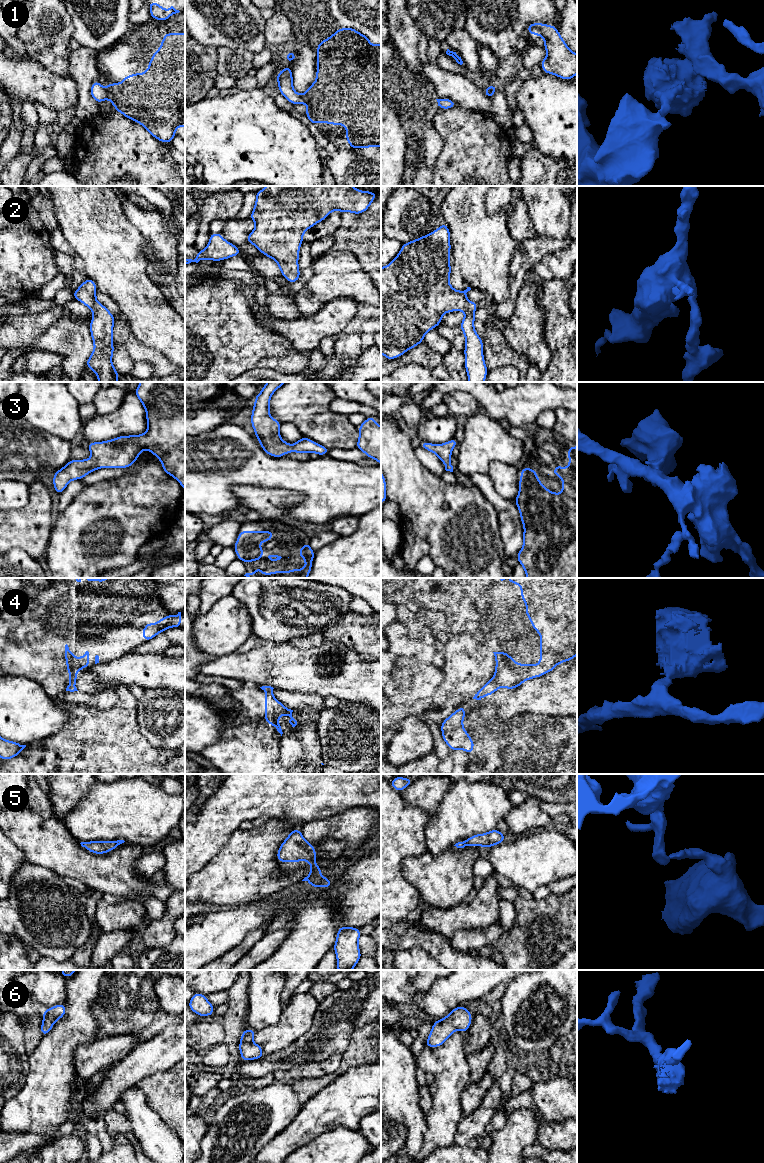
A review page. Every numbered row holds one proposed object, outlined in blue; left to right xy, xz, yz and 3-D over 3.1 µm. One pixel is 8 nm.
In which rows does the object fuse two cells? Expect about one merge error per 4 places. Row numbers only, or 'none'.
1, 4

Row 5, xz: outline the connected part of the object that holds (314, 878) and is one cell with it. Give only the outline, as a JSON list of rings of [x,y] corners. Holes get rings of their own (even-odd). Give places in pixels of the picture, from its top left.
[[[295,829],[290,832],[289,836],[284,840],[284,842],[280,845],[279,850],[277,851],[277,859],[281,862],[300,862],[302,860],[306,860],[307,864],[311,865],[312,870],[309,875],[305,877],[302,881],[307,881],[311,884],[312,887],[323,887],[329,888],[333,881],[328,878],[321,876],[320,872],[323,868],[317,866],[316,861],[316,850],[315,847],[312,846],[311,843],[307,842],[300,829]]]

